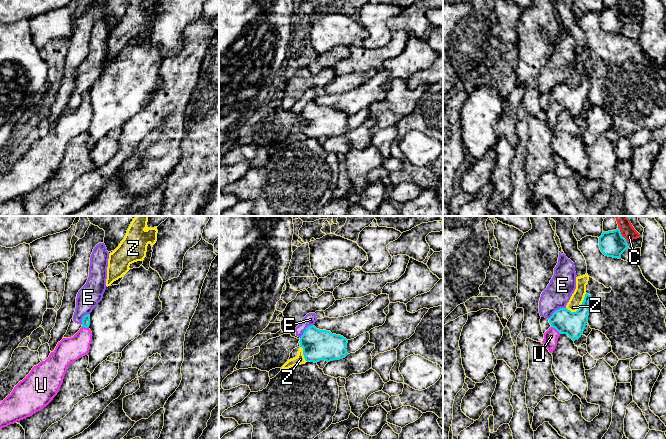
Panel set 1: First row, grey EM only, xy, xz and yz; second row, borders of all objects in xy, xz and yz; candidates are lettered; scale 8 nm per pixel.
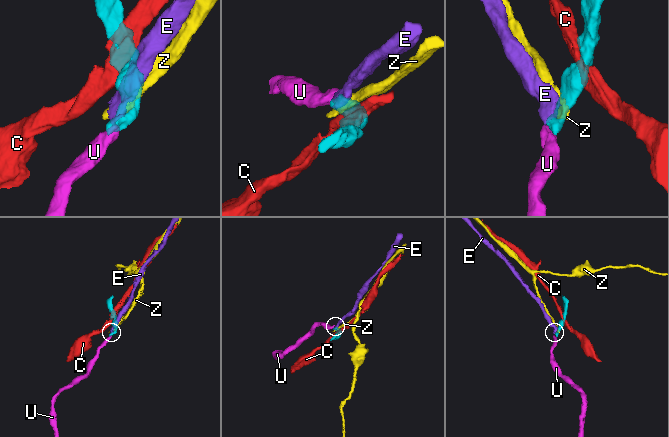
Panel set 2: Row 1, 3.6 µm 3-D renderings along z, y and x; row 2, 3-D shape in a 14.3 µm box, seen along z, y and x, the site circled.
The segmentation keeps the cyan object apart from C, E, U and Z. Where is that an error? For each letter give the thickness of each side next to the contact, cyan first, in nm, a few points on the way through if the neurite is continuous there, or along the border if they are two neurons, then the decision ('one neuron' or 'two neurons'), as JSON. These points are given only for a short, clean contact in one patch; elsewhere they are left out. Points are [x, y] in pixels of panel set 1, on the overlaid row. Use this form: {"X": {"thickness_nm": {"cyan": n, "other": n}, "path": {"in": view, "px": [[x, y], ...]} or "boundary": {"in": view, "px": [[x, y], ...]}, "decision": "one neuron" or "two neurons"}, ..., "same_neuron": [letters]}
{"C": {"thickness_nm": {"cyan": 200, "other": 110}, "decision": "two neurons"}, "E": {"thickness_nm": {"cyan": 190, "other": 200}, "boundary": {"in": "yz", "px": [[565, 307], [558, 308], [548, 318]]}, "decision": "two neurons"}, "U": {"thickness_nm": {"cyan": 190, "other": 120}, "path": {"in": "yz", "px": [[563, 320], [556, 329], [551, 336]]}, "decision": "one neuron"}, "Z": {"thickness_nm": {"cyan": 190, "other": 100}, "boundary": {"in": "yz", "px": [[586, 293], [581, 305], [575, 311], [570, 311], [566, 308]]}, "decision": "two neurons"}, "same_neuron": ["U"]}

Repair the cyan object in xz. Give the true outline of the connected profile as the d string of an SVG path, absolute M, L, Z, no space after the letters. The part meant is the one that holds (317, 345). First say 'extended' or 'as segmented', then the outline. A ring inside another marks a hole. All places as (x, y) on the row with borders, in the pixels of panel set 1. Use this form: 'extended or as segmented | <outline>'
as segmented | M314 325L308 326L300 338L300 347L307 362L327 362L345 358L348 340L330 331L319 330Z

